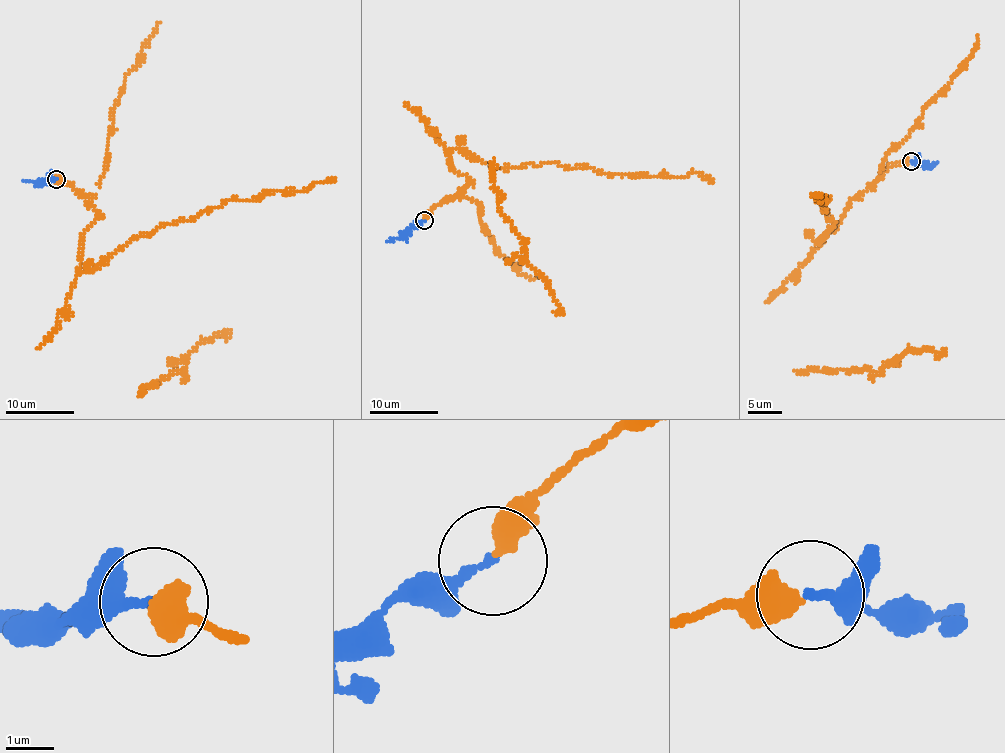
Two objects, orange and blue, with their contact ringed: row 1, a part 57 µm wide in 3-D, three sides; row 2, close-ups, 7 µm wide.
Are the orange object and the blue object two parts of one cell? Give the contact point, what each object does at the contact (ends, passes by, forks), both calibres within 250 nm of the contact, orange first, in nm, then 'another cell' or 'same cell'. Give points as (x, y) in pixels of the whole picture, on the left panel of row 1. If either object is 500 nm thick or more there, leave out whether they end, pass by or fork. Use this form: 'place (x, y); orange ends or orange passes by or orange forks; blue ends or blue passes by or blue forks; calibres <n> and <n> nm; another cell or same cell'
place (56, 179); orange ends; blue ends; calibres 480 and 180 nm; same cell

